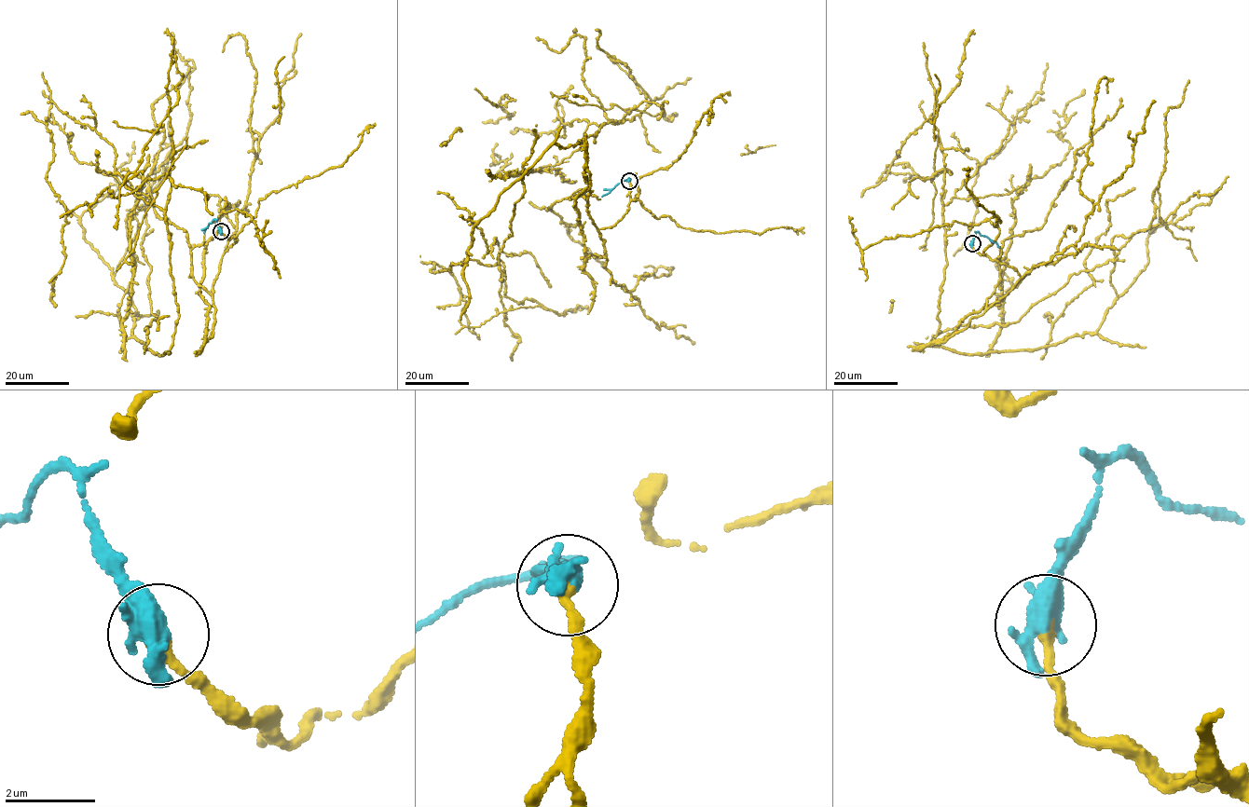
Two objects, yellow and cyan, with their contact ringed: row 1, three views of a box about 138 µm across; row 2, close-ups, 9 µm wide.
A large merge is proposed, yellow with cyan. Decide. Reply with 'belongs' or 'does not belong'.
does not belong

